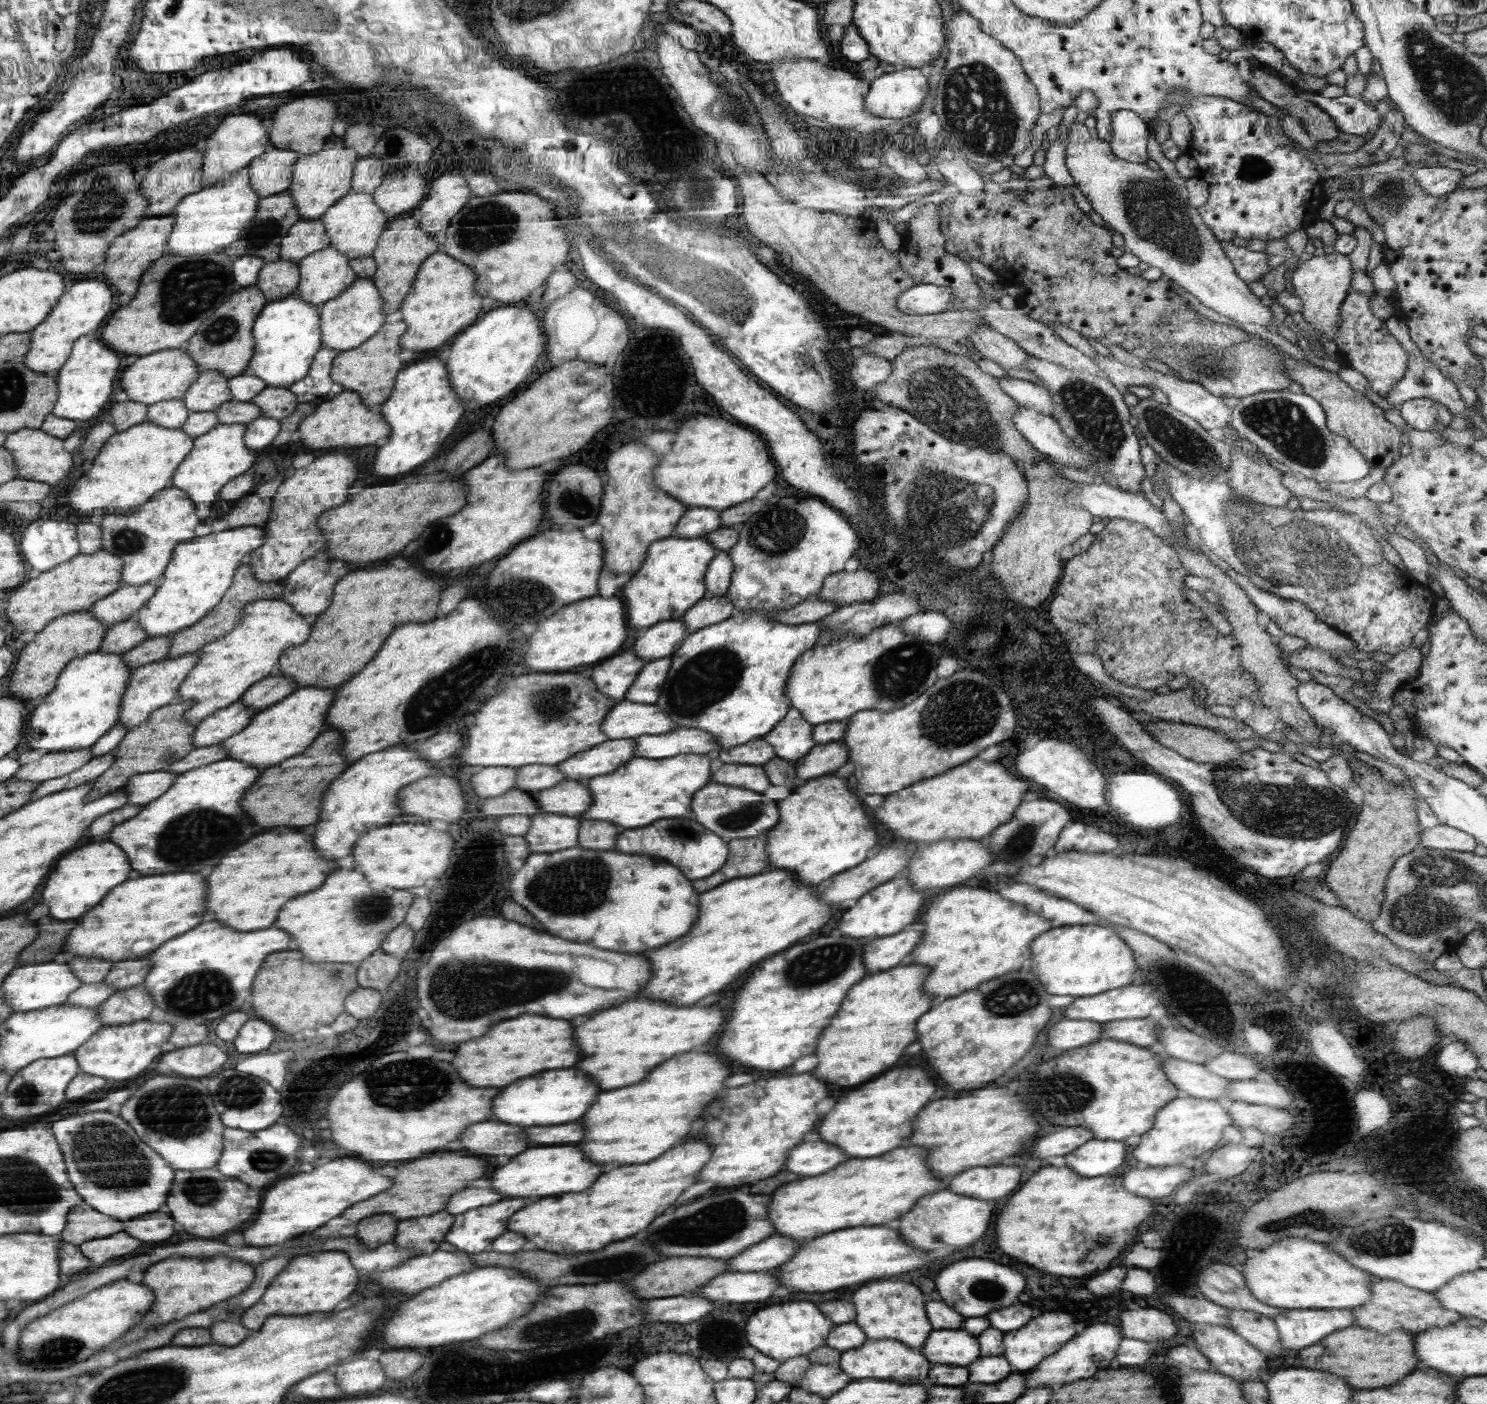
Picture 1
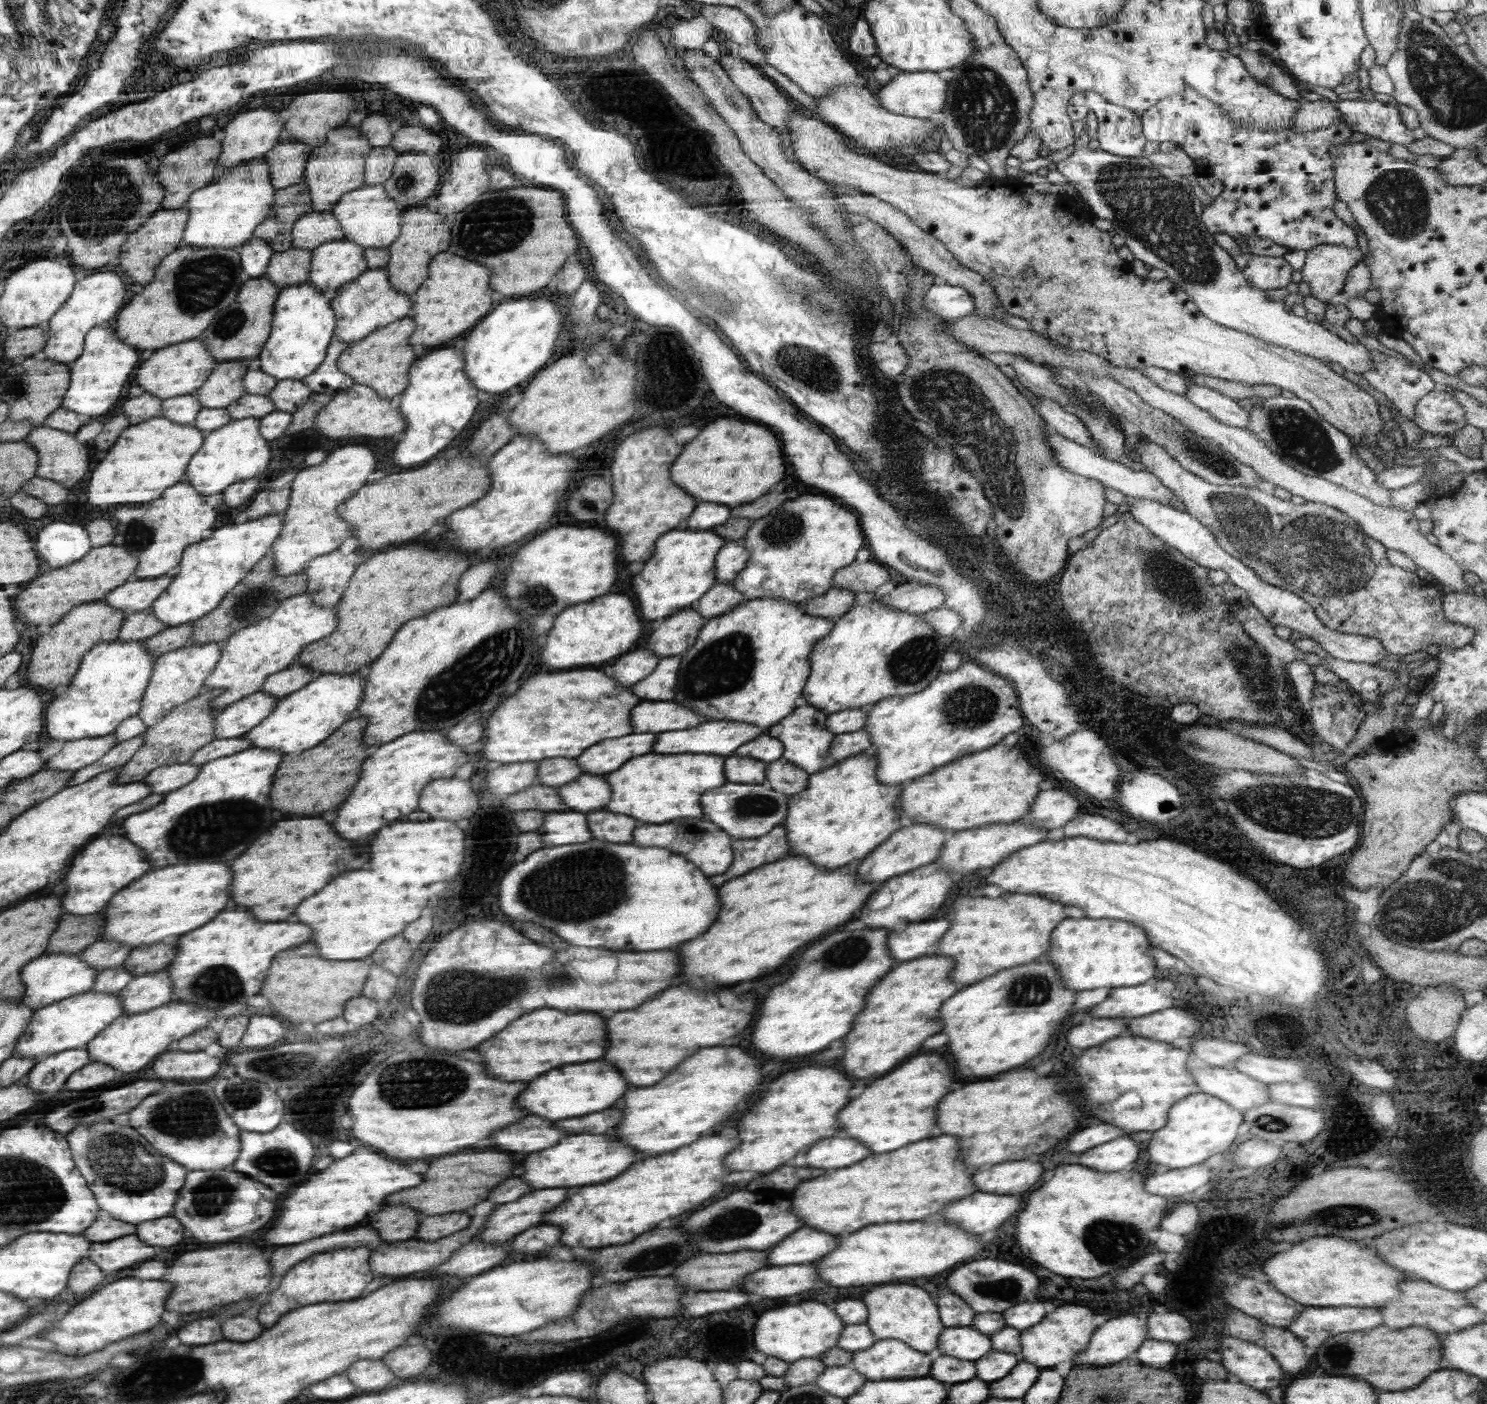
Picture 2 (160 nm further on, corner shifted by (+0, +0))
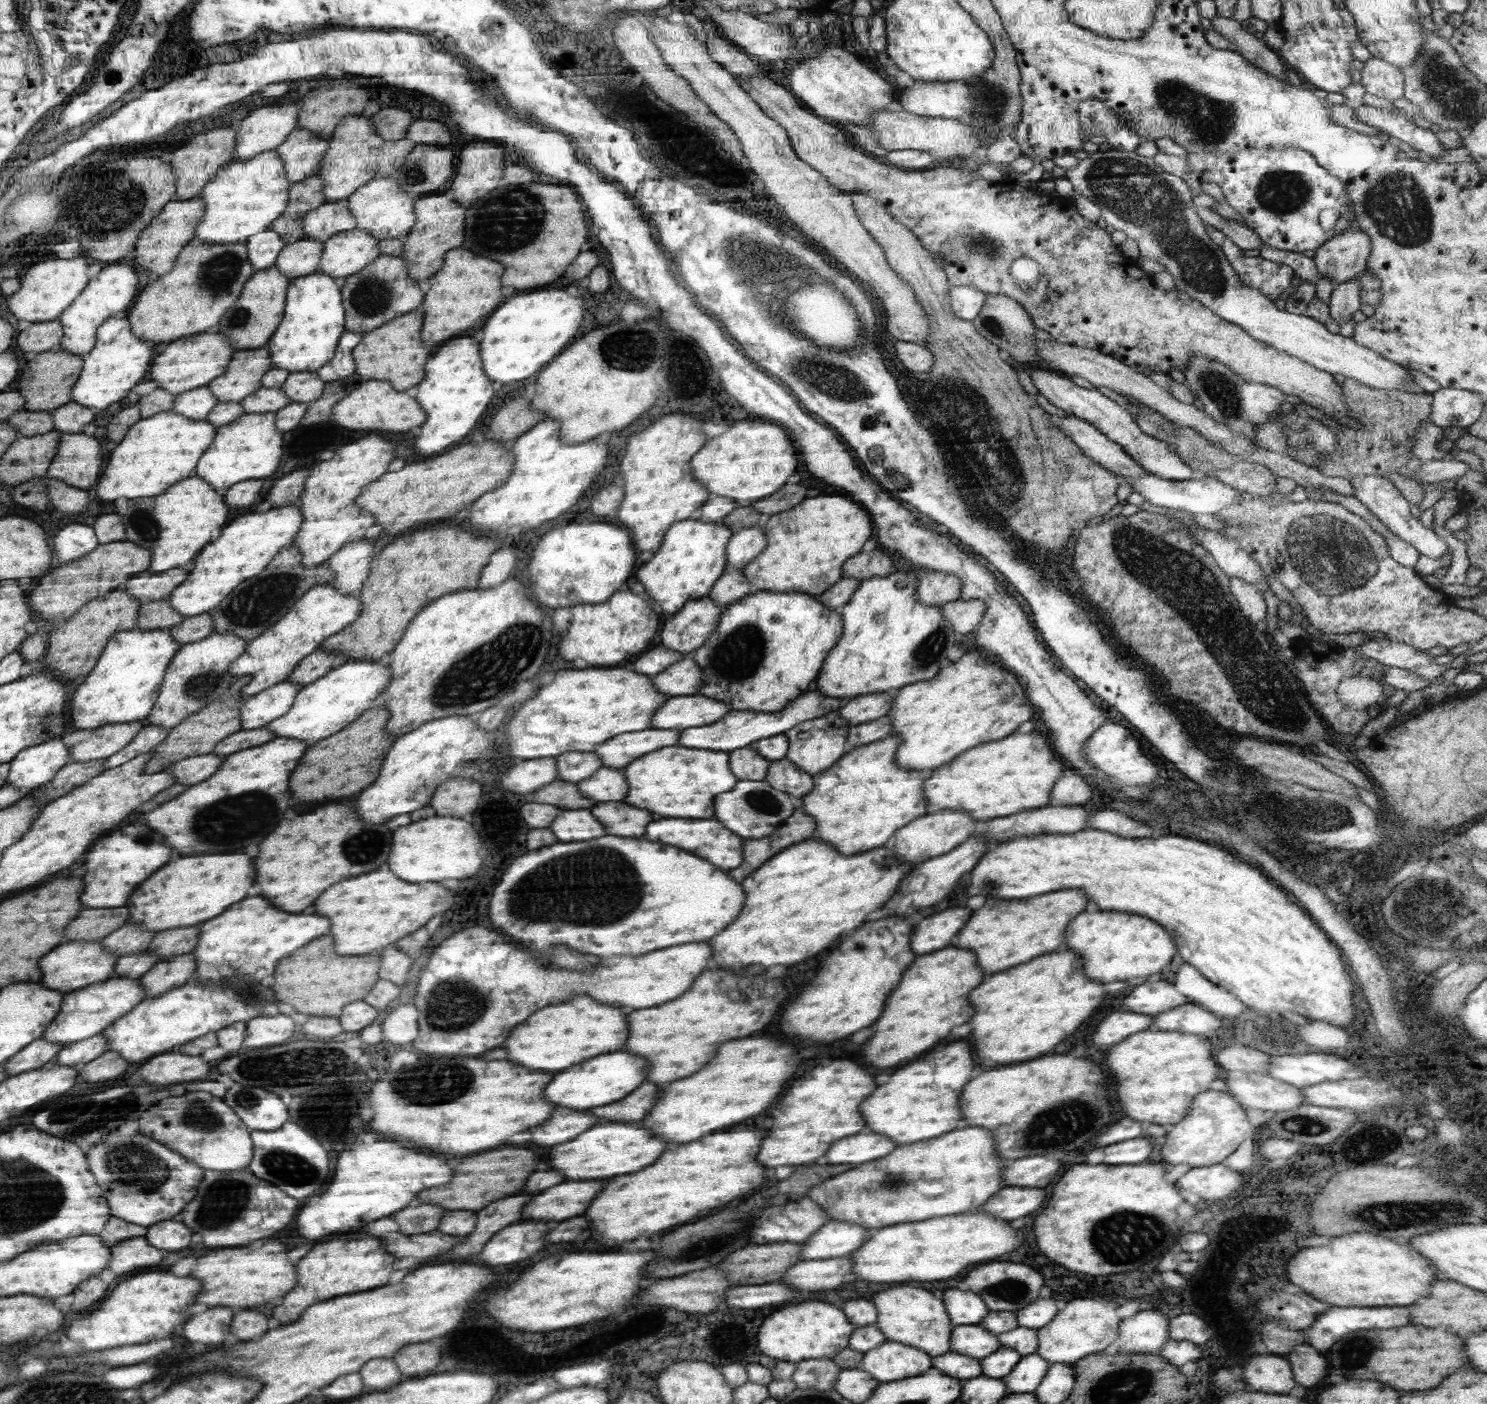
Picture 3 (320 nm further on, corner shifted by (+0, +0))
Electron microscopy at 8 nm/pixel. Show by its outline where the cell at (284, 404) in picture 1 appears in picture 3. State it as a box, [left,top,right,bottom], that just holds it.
[281,371,326,403]

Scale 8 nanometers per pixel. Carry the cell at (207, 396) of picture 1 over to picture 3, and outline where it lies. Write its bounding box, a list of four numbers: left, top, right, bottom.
[208,347,273,401]

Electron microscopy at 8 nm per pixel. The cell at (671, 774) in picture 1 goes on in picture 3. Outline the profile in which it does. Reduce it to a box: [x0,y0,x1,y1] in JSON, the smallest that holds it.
[626,746,738,818]

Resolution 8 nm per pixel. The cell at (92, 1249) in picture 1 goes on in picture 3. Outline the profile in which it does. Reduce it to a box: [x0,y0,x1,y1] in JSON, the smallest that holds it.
[108,1238,164,1276]

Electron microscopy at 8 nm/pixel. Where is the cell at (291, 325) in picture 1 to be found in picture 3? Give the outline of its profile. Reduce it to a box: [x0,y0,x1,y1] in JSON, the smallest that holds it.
[268,271,345,373]

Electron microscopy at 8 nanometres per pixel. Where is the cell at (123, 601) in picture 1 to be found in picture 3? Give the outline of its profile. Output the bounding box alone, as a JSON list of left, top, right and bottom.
[123,567,189,603]

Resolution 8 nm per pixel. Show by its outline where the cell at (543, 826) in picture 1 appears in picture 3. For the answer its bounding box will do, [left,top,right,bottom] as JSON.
[550,810,606,842]

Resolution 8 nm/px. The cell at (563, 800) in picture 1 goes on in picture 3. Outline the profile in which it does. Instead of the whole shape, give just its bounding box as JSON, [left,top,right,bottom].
[578,766,628,802]

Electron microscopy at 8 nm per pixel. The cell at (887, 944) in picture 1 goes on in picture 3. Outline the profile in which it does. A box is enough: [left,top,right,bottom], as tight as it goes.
[911,908,970,955]

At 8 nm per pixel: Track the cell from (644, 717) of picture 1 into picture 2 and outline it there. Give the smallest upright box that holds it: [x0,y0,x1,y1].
[634,702,702,732]

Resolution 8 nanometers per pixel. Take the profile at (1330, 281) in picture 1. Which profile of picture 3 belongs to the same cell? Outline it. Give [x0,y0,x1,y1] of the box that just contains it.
[1313,221,1371,284]

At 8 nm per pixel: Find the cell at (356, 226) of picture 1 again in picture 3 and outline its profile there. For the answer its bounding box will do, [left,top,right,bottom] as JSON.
[346,176,417,241]

